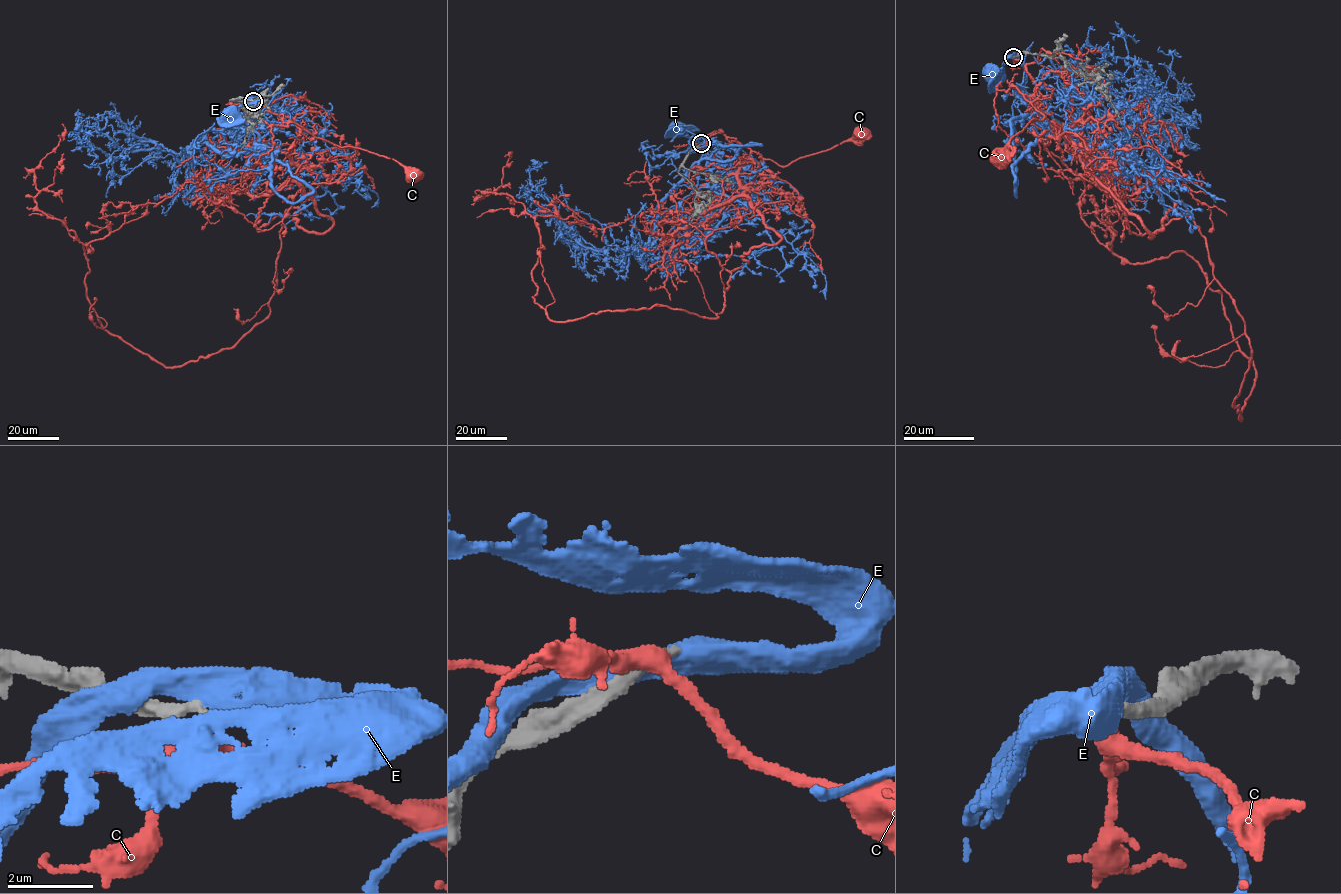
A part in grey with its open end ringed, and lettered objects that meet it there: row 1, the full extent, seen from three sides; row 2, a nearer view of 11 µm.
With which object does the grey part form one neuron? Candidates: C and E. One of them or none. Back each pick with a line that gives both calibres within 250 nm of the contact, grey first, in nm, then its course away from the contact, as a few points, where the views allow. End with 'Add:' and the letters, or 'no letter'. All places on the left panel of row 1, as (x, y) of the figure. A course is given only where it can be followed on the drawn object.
Add: no letter

